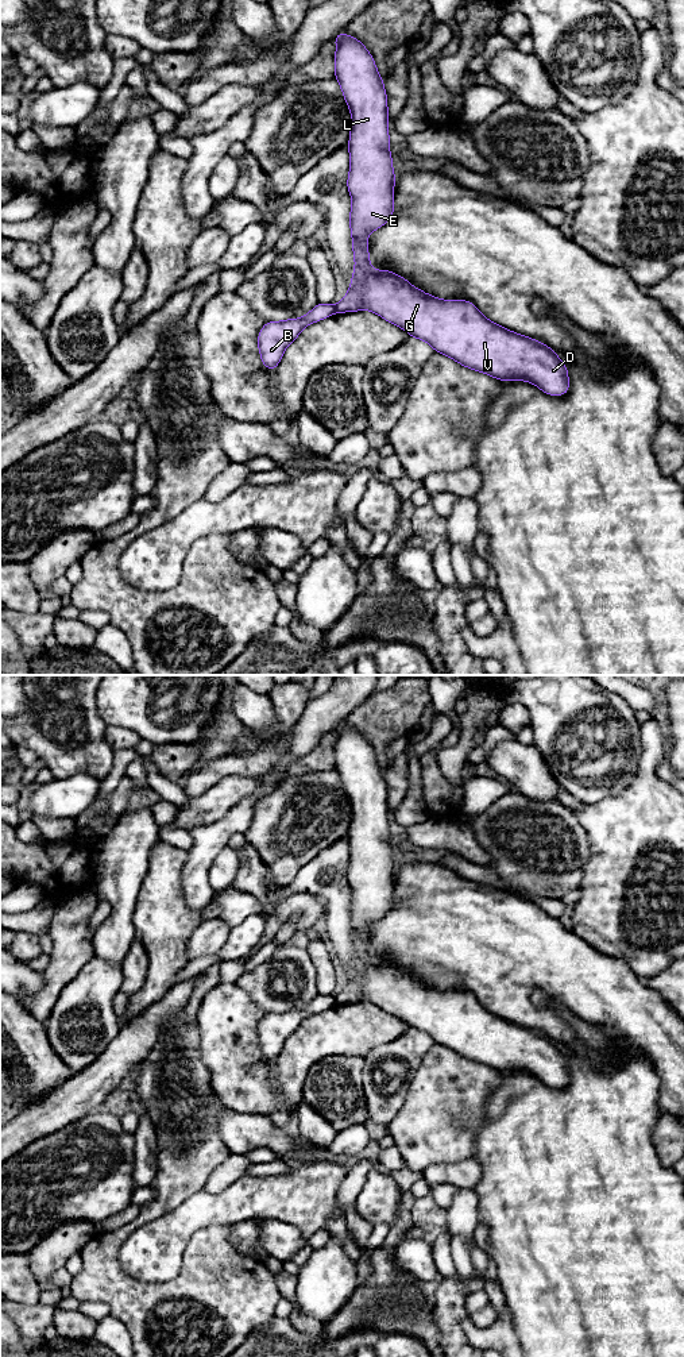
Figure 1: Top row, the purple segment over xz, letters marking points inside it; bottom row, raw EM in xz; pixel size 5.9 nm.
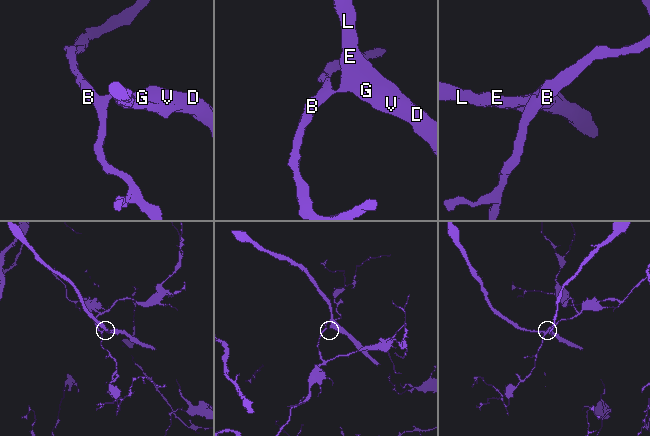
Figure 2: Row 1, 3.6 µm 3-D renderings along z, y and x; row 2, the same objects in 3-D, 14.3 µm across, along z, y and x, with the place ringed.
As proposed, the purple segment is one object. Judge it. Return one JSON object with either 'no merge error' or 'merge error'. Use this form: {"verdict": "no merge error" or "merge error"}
{"verdict": "merge error"}

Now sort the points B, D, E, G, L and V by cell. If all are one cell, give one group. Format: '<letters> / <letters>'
B / D E G L V

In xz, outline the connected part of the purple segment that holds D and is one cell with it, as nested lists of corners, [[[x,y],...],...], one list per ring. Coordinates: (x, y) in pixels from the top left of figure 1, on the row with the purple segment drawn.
[[[343,31],[332,42],[337,45],[335,78],[340,84],[352,116],[347,188],[352,198],[349,227],[355,258],[351,288],[347,289],[345,297],[335,305],[336,312],[367,309],[405,329],[411,338],[425,340],[434,352],[441,352],[464,367],[478,370],[499,381],[521,379],[534,383],[548,396],[567,394],[569,392],[568,369],[556,355],[556,351],[546,344],[486,319],[475,304],[467,300],[436,298],[410,285],[402,275],[390,270],[374,270],[370,266],[367,238],[394,215],[395,174],[387,130],[389,101],[383,86],[384,80],[379,76],[375,61],[366,46]]]

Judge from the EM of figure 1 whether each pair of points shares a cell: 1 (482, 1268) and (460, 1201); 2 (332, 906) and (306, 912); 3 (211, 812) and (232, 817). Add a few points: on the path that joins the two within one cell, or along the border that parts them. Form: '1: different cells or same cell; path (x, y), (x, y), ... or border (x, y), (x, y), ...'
1: same cell; path (475, 1252), (463, 1217)
2: different cells; border (297, 893), (317, 897), (324, 905), (324, 918)
3: different cells; border (248, 794), (240, 798), (220, 818), (194, 827)

